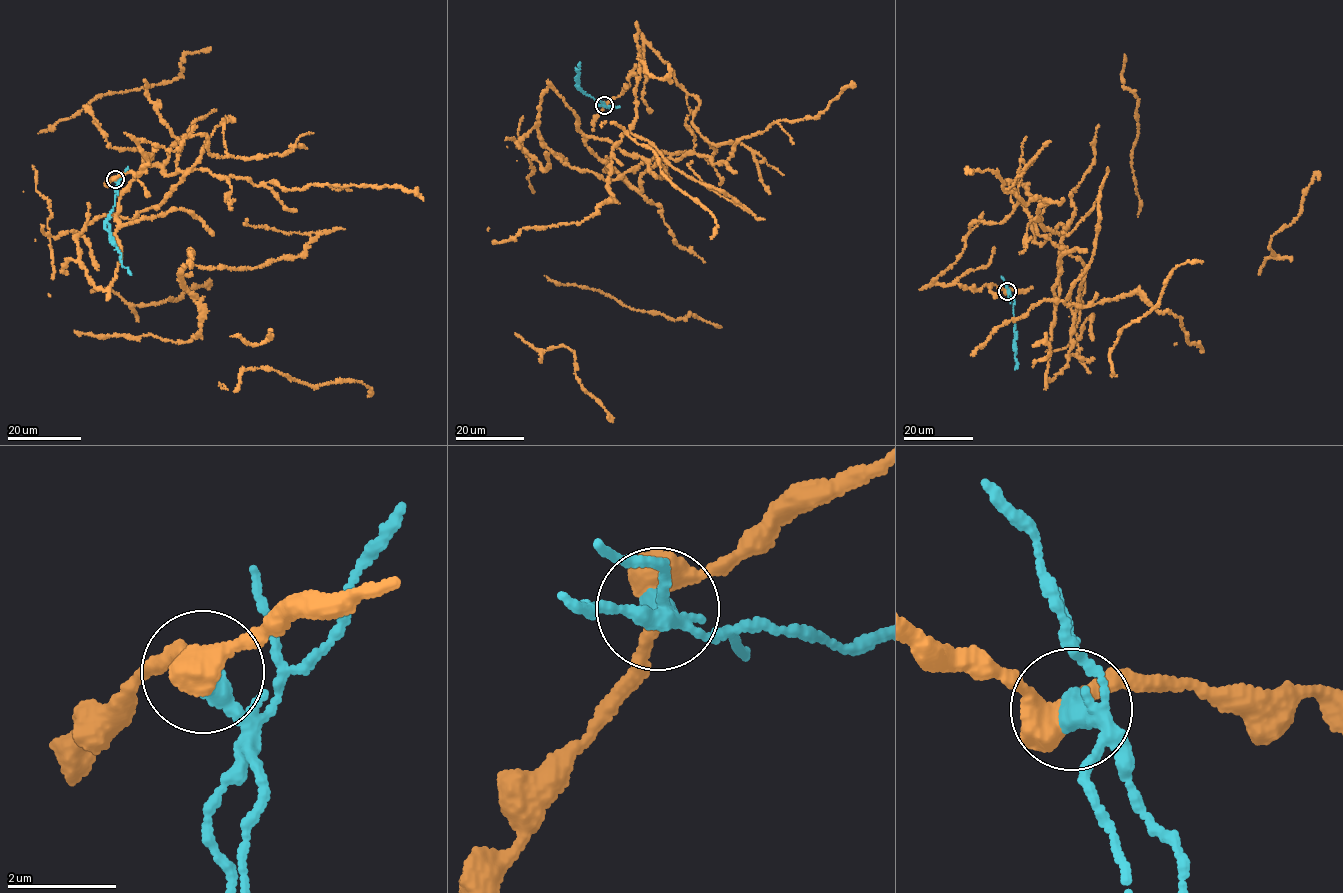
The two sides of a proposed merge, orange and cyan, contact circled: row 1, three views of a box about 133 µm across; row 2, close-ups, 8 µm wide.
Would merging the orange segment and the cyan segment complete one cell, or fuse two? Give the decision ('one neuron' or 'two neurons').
two neurons

